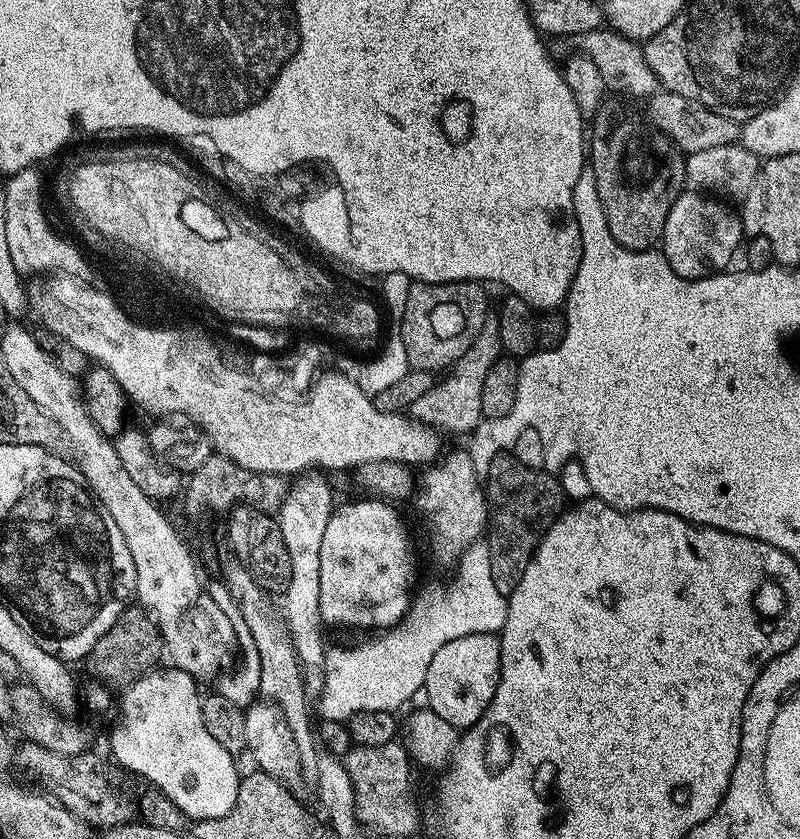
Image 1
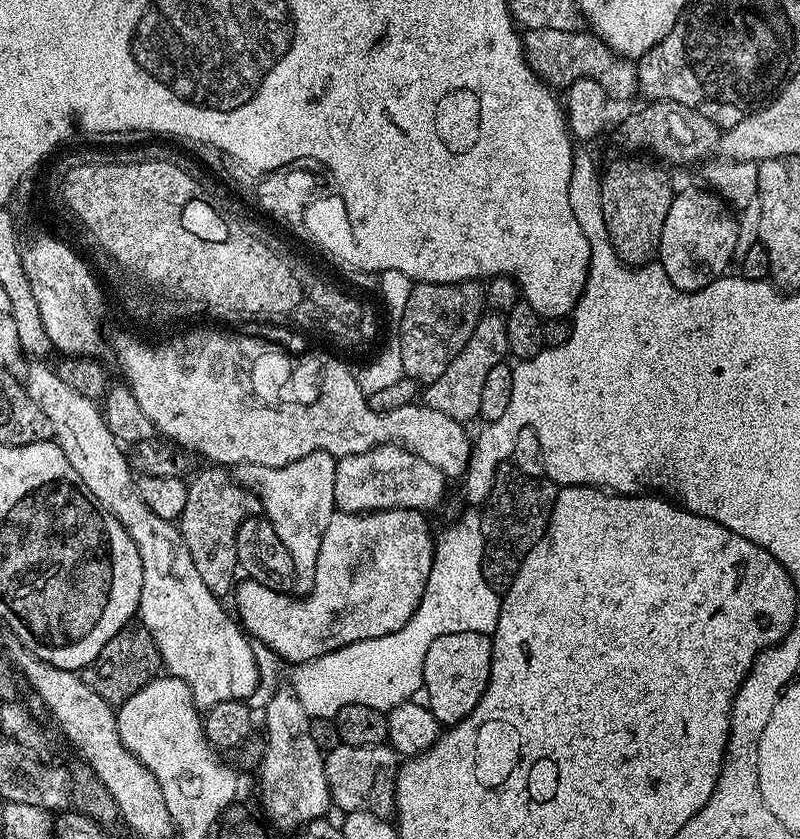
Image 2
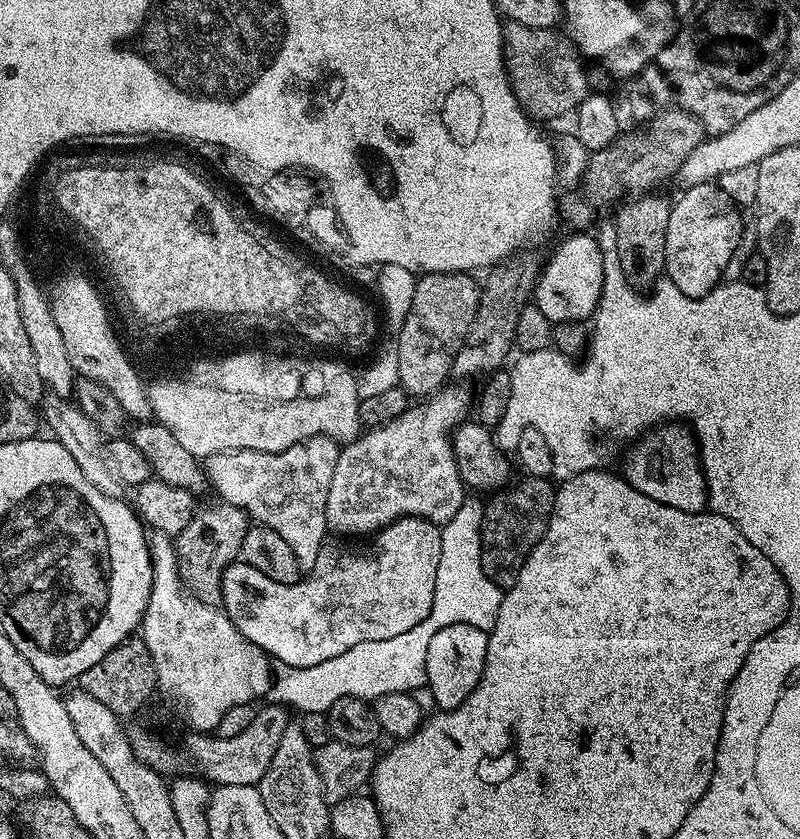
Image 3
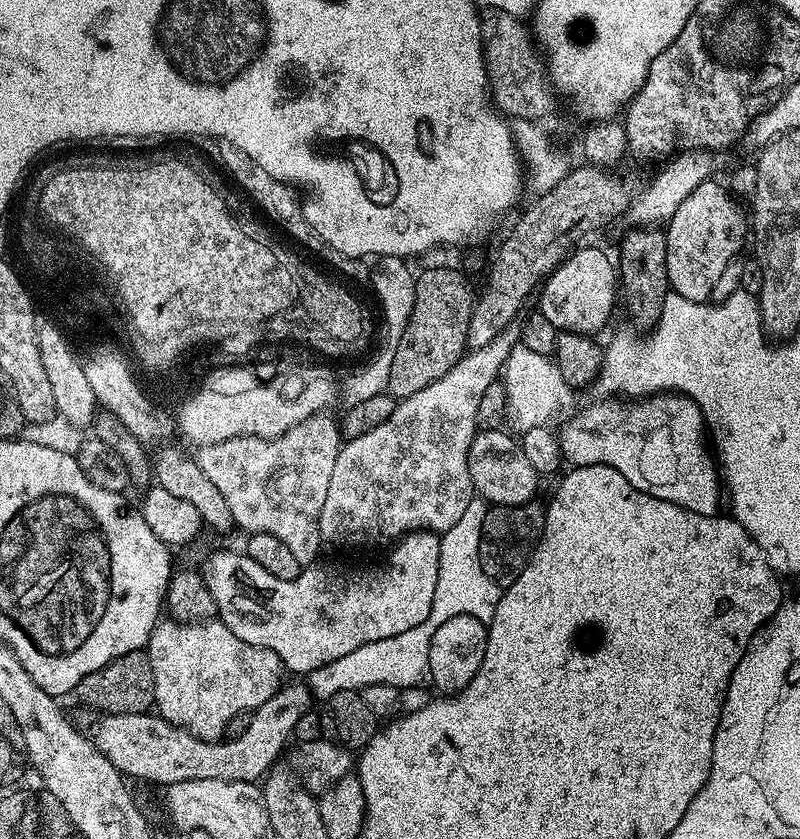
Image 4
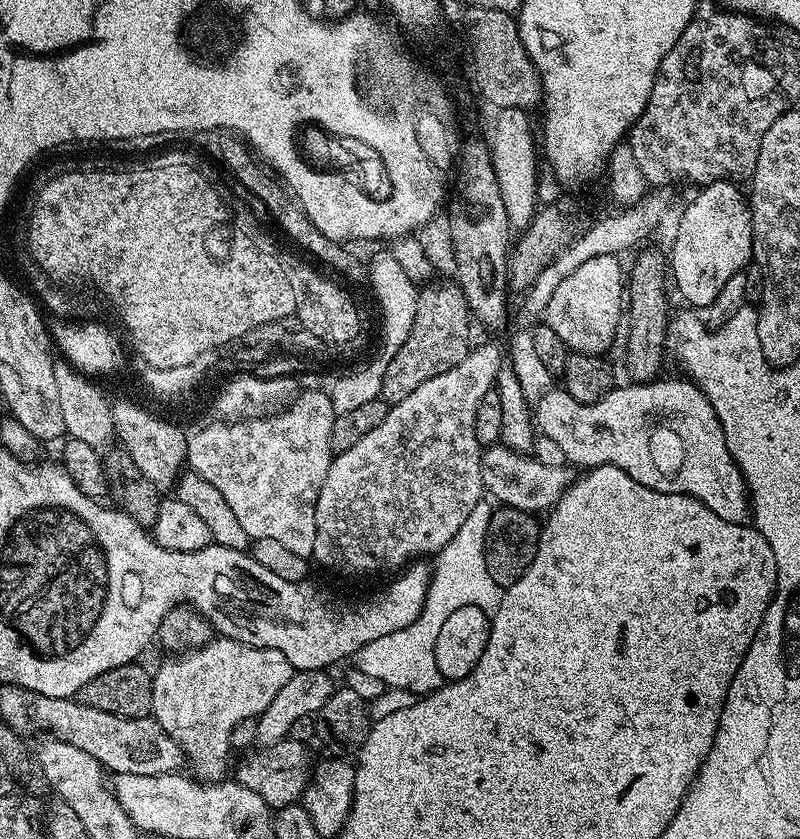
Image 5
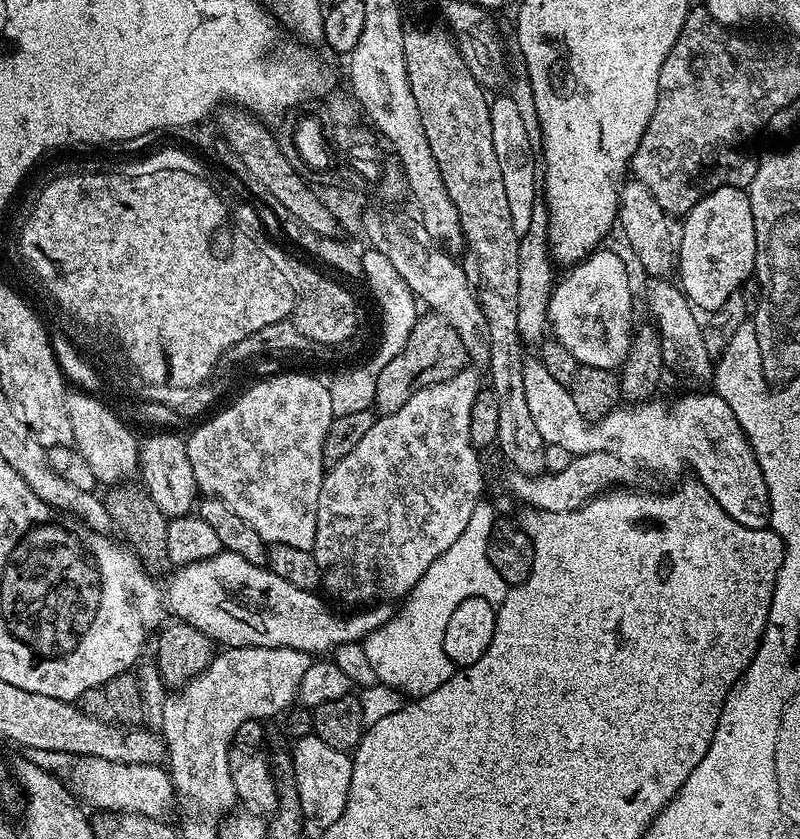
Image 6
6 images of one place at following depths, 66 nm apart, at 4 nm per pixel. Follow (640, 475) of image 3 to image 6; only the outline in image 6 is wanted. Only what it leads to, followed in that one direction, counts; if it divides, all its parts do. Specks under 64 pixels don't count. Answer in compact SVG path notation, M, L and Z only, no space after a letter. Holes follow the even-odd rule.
M539 358L525 359L521 368L527 405L546 444L562 446L572 457L595 452L614 454L614 458L624 460L629 466L637 464L660 476L680 476L687 468L693 468L695 479L706 486L734 522L751 528L763 528L769 523L768 487L760 484L764 475L734 412L715 391L680 396L672 408L659 398L629 403L613 408L601 420L590 421L574 406L569 389L550 378Z

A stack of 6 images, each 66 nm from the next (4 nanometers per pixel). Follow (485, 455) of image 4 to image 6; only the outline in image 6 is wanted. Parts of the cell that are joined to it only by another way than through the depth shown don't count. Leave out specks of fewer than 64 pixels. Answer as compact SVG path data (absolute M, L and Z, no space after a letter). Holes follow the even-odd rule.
M595 452L585 456L574 456L570 464L560 473L526 476L518 471L511 473L508 488L521 500L521 505L539 508L541 512L569 512L581 508L589 500L601 495L613 486L624 486L628 480L630 466L614 454Z

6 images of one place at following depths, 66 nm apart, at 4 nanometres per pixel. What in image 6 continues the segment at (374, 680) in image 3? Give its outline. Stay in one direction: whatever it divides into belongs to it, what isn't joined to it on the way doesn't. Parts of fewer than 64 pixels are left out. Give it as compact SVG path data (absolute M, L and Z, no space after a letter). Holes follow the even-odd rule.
M487 502L476 504L470 522L466 522L466 530L458 534L454 546L450 546L450 550L446 550L446 554L439 556L430 570L422 574L392 619L364 637L364 652L379 683L399 692L408 688L405 697L415 698L433 692L436 680L446 682L452 677L454 665L442 648L444 616L448 616L448 608L460 600L460 592L492 592L492 584L504 581L498 570L490 566L488 557L488 539L493 523L491 506ZM420 684L428 684L428 688L420 688Z

